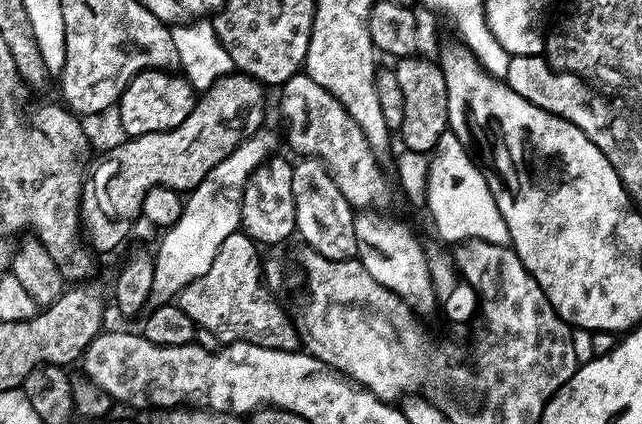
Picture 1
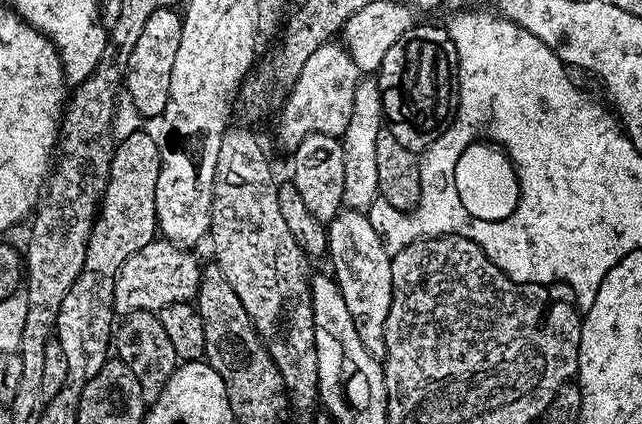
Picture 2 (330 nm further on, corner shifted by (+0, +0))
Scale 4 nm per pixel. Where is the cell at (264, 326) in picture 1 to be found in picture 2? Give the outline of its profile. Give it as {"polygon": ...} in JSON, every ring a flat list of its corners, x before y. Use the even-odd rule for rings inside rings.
{"polygon":[[151,240,138,254,126,258,114,282,114,309,117,313,154,312,170,306,175,300,191,301,200,290,202,264,191,256,187,247,171,240]]}

